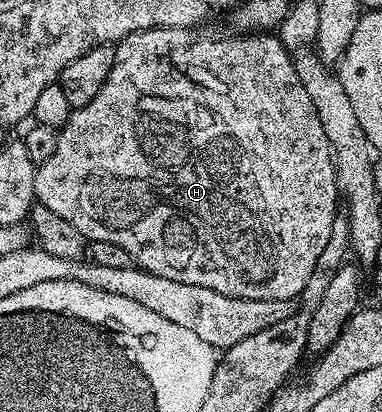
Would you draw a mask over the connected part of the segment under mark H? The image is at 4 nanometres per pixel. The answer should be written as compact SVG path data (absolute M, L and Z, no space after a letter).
M158 27L148 31L129 33L120 43L114 44L115 56L113 57L113 69L109 69L109 77L105 79L105 85L101 85L101 93L89 101L89 105L76 107L71 111L68 121L59 131L57 137L57 149L53 149L49 161L38 164L35 169L35 199L44 208L52 210L58 217L69 221L74 228L79 229L87 241L113 242L121 245L132 260L144 271L155 274L157 277L165 277L170 281L184 282L185 285L205 286L206 289L216 290L217 293L231 295L233 298L293 298L302 296L306 289L319 258L327 251L331 243L331 226L335 223L335 199L337 203L337 188L335 185L335 158L331 155L329 137L325 137L325 129L321 129L321 121L317 118L317 109L313 109L313 101L309 101L309 93L305 93L305 85L297 81L297 69L292 52L287 51L281 45L278 34L275 33L234 33L235 35L207 35L204 39L195 39L196 32L186 27Z

